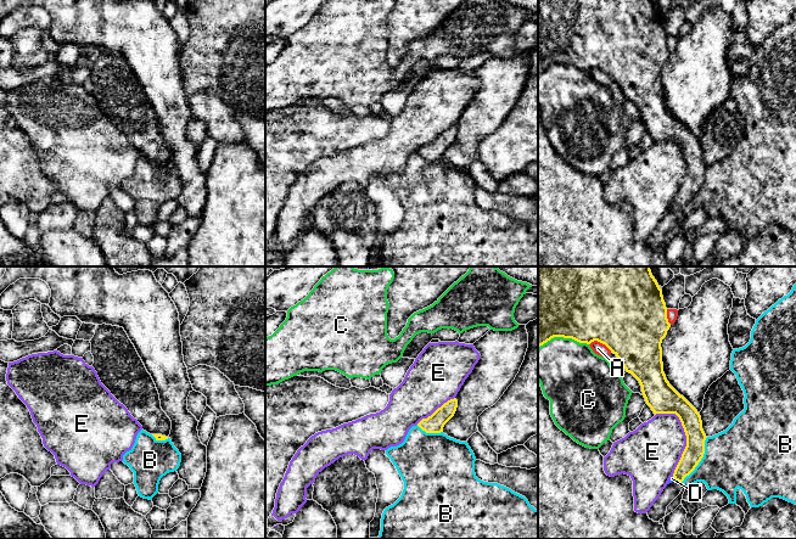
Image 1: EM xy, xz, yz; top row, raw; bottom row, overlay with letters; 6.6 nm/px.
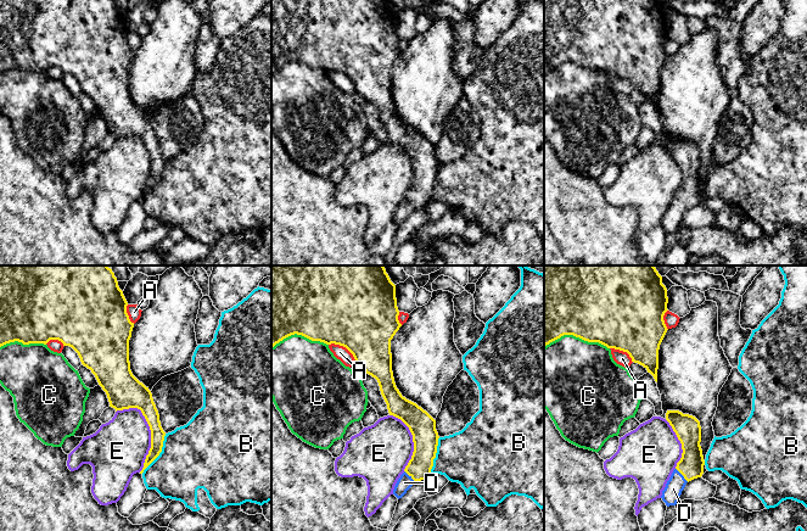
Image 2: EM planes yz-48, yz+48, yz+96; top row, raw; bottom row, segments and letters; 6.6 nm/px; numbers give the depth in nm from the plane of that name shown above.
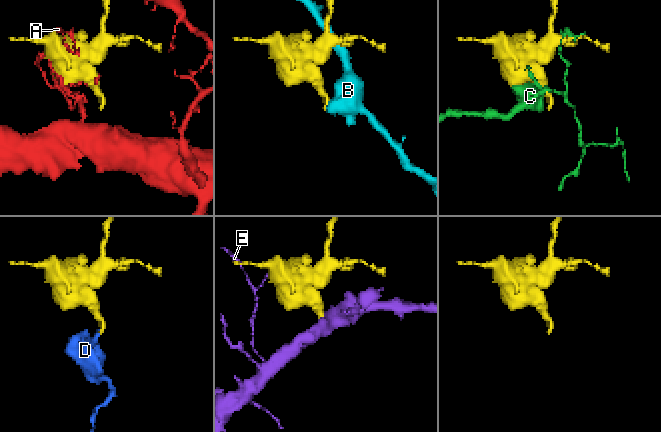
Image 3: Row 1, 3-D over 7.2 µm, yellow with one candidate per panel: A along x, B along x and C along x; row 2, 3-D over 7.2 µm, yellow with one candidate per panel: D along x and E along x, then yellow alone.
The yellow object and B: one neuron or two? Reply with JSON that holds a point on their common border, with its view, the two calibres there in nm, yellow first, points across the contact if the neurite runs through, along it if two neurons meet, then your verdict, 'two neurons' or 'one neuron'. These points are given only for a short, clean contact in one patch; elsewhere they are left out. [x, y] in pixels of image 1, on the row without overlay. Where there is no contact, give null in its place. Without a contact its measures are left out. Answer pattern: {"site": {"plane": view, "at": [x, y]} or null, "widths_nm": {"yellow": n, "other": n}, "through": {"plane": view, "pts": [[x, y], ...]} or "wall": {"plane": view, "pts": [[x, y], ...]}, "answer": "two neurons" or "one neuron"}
{"site": {"plane": "yz", "at": [700, 187]}, "widths_nm": {"yellow": 130, "other": 400}, "wall": {"plane": "yz", "pts": [[707, 164], [704, 172], [704, 184], [680, 209]]}, "answer": "two neurons"}

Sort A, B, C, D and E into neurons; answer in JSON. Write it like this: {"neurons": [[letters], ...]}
{"neurons": [["A"], ["B"], ["C"], ["D"], ["E"]]}

